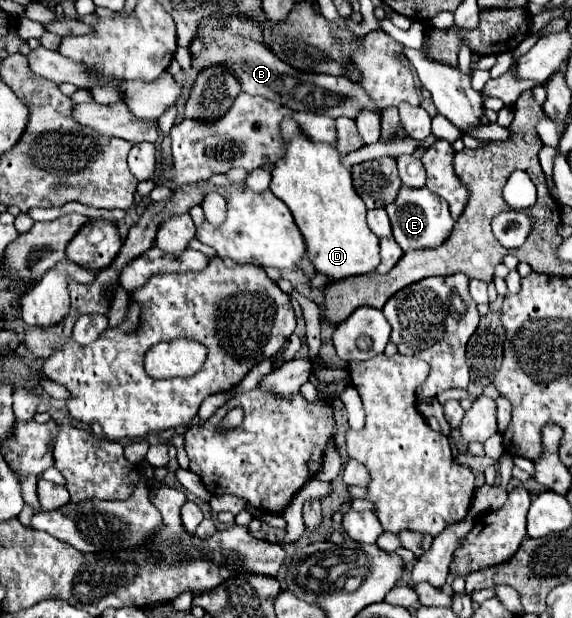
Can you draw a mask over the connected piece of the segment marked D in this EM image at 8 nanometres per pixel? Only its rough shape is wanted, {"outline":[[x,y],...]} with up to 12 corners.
{"outline":[[284,119],[270,191],[328,283],[372,273],[378,237],[338,149]]}

